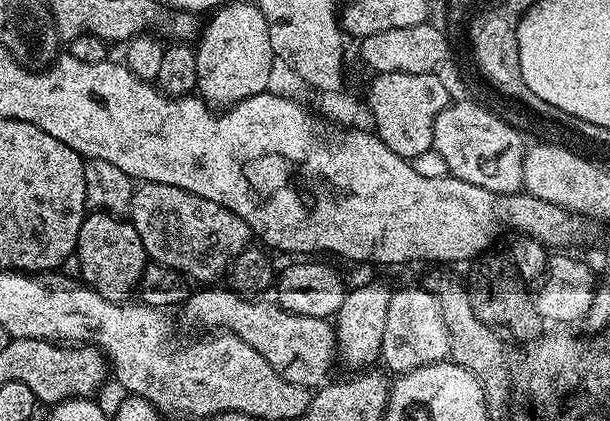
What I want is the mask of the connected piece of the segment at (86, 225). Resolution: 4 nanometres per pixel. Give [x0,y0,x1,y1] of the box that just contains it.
[75,210,149,302]

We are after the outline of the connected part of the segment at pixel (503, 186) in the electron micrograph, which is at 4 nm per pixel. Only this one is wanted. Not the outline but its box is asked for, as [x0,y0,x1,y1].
[432,98,526,196]

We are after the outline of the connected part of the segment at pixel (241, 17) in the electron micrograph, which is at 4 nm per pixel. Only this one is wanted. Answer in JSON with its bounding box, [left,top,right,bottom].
[195,2,274,110]

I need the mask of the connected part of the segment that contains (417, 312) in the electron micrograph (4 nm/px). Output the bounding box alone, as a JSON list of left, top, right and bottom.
[380,286,450,374]

